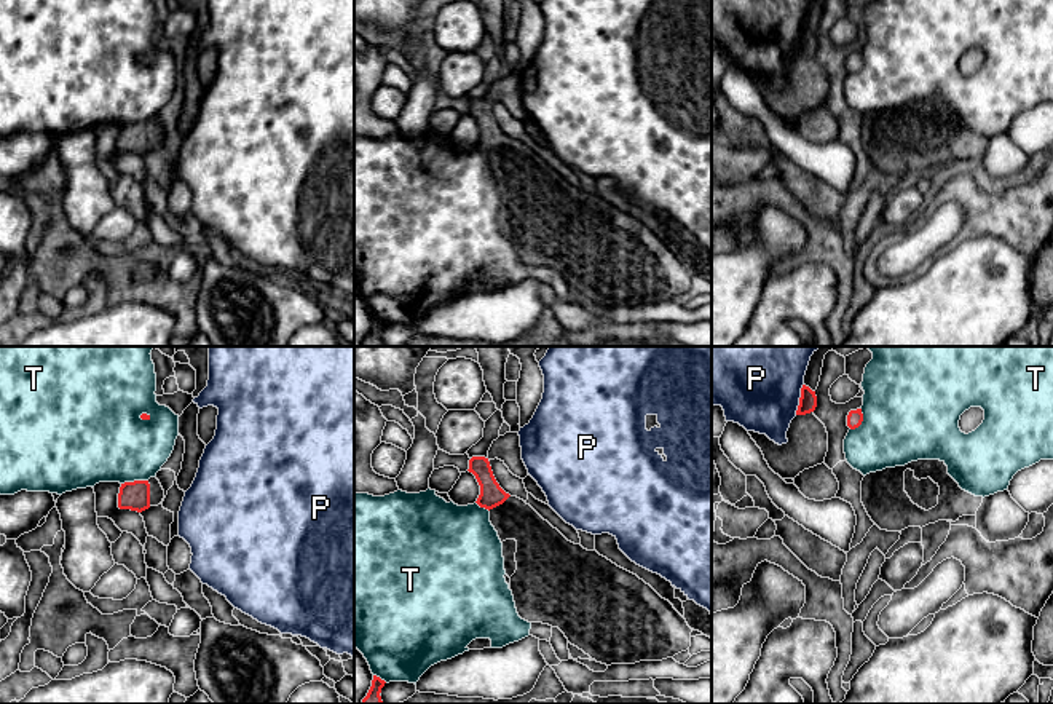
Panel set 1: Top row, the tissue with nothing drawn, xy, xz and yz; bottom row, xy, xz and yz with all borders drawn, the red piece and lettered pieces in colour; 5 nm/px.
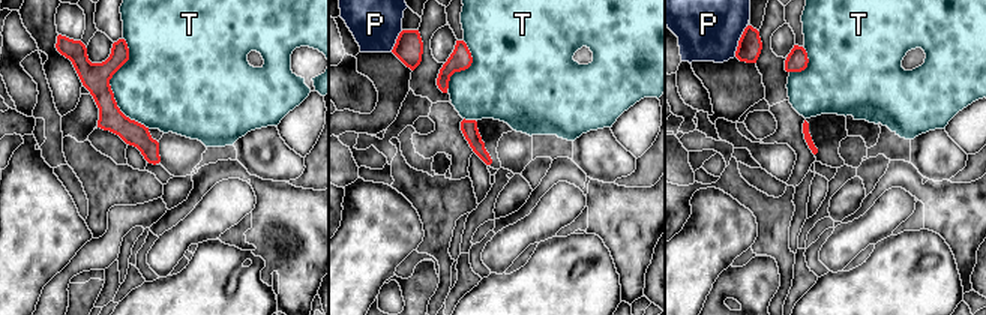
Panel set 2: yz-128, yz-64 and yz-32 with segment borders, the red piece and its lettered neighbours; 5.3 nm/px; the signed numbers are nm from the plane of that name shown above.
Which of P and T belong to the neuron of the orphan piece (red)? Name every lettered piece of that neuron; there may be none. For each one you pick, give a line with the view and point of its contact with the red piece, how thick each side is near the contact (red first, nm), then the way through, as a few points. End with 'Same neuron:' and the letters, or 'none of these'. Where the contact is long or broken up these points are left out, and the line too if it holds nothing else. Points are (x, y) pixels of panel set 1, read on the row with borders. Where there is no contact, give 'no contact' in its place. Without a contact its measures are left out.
Same neuron: none of these

